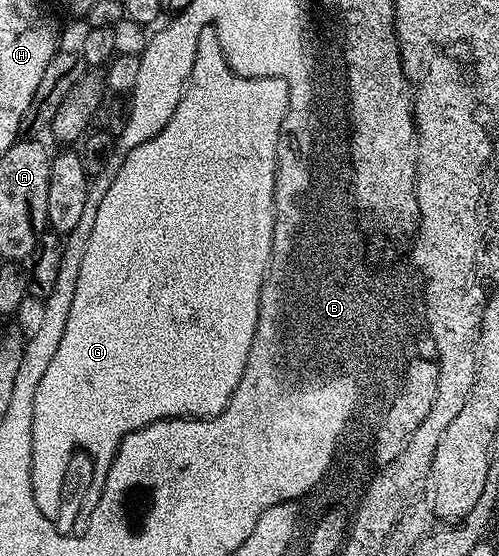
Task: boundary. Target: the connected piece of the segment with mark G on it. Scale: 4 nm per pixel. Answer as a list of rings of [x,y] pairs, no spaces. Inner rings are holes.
[[[205,27],[198,35],[198,47],[194,51],[194,67],[190,67],[184,94],[170,115],[170,123],[154,135],[142,147],[134,147],[120,162],[118,171],[112,175],[106,195],[94,218],[94,231],[86,243],[86,255],[82,255],[82,267],[78,271],[78,287],[74,287],[74,303],[70,303],[70,319],[66,319],[66,331],[62,331],[62,343],[54,351],[54,359],[46,366],[38,391],[34,395],[34,427],[32,428],[32,465],[54,465],[58,473],[70,471],[68,455],[80,445],[80,521],[87,525],[94,507],[98,507],[107,473],[119,445],[126,437],[126,427],[134,427],[134,432],[153,425],[155,421],[167,421],[174,417],[214,418],[230,403],[242,371],[246,369],[246,359],[254,343],[255,327],[258,325],[259,297],[264,283],[264,272],[268,256],[274,248],[272,236],[276,222],[274,207],[274,187],[276,186],[276,156],[280,124],[290,112],[290,86],[280,77],[239,77],[228,66],[224,58],[225,46],[215,28]],[[126,411],[130,417],[126,425],[120,423],[118,415]]]

